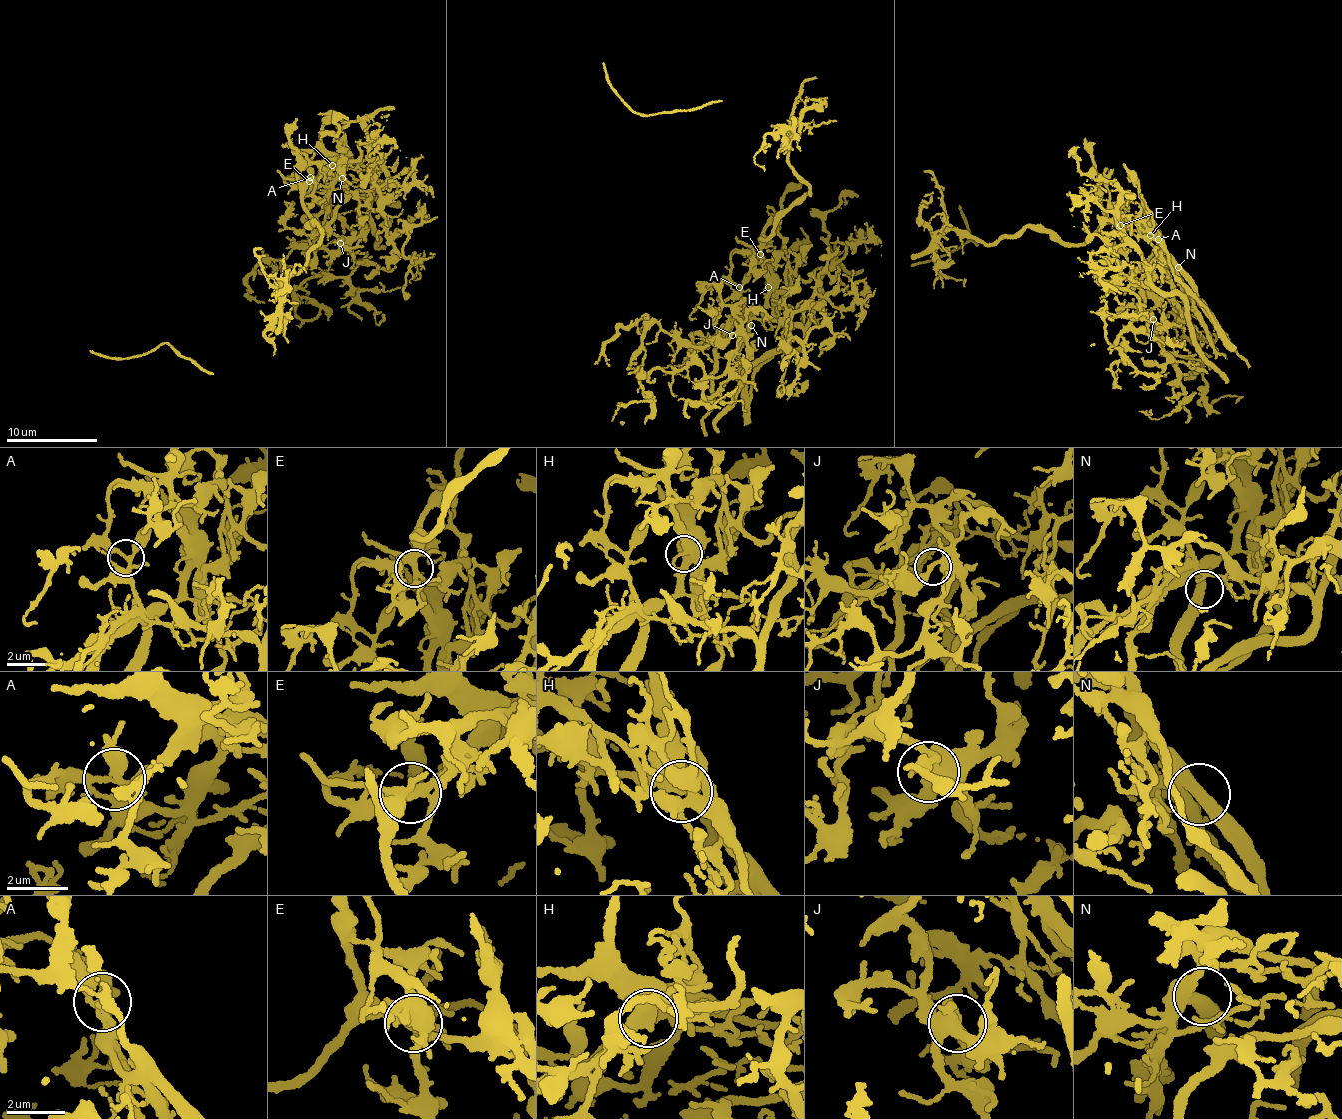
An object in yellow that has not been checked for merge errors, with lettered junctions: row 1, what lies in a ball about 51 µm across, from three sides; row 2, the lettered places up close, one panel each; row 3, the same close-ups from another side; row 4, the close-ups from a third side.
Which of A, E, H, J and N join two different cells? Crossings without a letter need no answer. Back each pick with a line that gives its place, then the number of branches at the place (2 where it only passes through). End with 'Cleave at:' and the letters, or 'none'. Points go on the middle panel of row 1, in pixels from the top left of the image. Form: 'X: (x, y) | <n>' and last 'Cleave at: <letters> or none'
A: (739, 287) | 4
E: (760, 254) | 7
H: (768, 287) | 2
Cleave at: A, E, H

